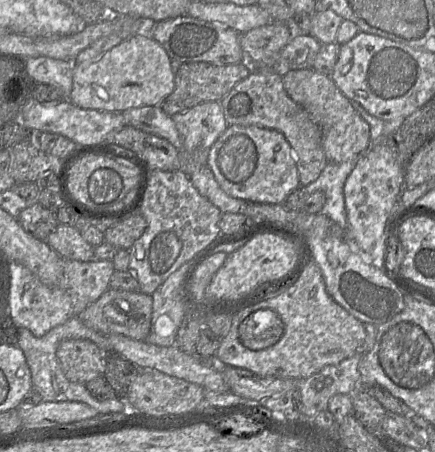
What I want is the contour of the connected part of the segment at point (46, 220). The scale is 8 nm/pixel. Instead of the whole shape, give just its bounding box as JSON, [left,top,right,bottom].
[17,202,58,240]

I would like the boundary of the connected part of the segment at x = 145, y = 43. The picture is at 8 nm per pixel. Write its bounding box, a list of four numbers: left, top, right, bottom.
[68,31,175,112]

